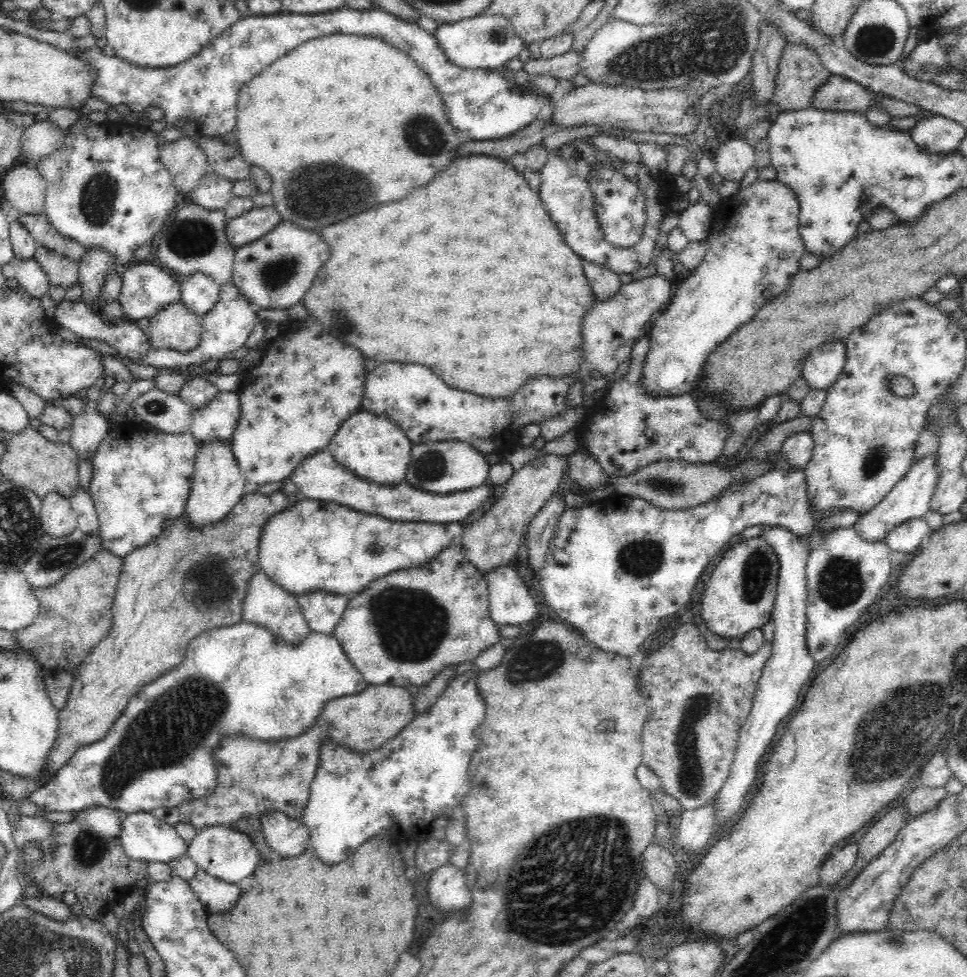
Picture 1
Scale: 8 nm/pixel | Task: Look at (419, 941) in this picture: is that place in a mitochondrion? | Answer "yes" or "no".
no

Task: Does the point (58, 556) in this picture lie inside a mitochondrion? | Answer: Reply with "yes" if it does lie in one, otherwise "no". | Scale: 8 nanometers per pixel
yes

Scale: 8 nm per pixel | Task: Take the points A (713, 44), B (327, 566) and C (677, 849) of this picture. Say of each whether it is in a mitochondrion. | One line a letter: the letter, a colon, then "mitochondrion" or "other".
A: mitochondrion
B: other
C: other

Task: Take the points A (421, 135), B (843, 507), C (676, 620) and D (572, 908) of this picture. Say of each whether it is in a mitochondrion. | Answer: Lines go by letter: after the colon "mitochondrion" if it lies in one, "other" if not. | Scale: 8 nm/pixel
A: mitochondrion
B: other
C: other
D: mitochondrion

